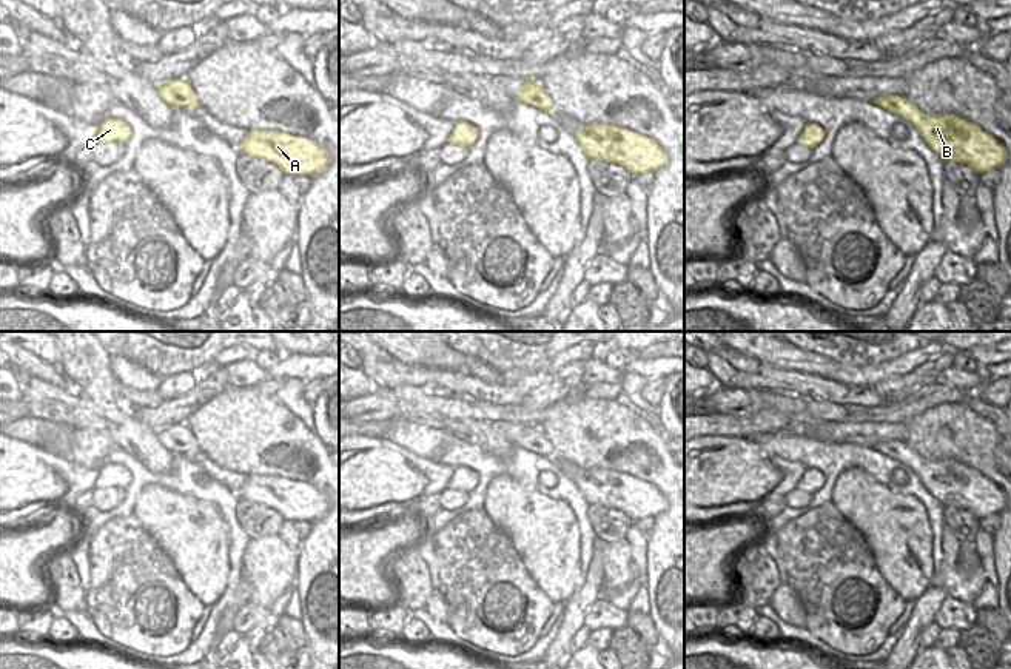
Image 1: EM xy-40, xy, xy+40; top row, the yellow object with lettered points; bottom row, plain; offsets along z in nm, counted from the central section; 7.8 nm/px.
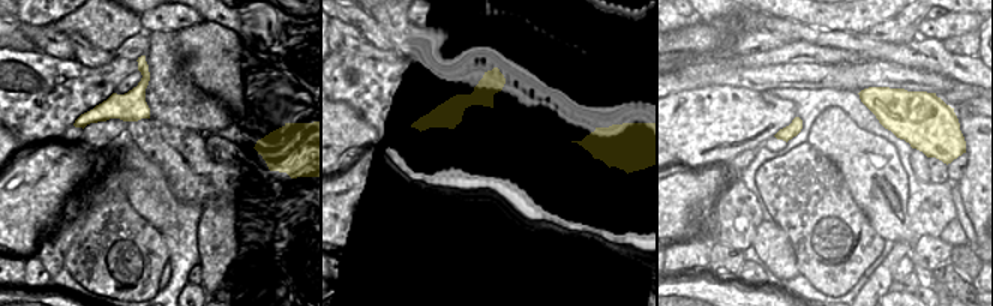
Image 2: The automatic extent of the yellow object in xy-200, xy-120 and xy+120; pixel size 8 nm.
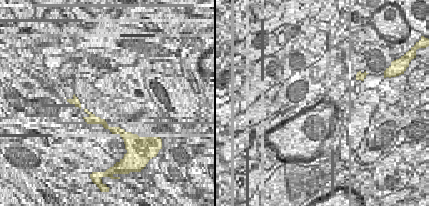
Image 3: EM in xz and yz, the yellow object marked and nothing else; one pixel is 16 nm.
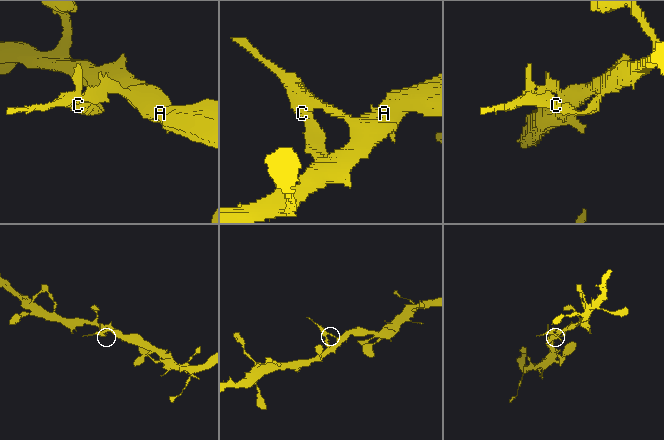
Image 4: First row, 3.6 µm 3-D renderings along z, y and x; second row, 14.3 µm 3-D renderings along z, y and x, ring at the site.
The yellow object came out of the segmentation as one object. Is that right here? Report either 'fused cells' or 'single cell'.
fused cells

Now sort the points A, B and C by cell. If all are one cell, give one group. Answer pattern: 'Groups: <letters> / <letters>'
Groups: A B / C.

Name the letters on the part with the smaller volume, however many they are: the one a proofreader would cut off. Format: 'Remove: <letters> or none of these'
Remove: C

